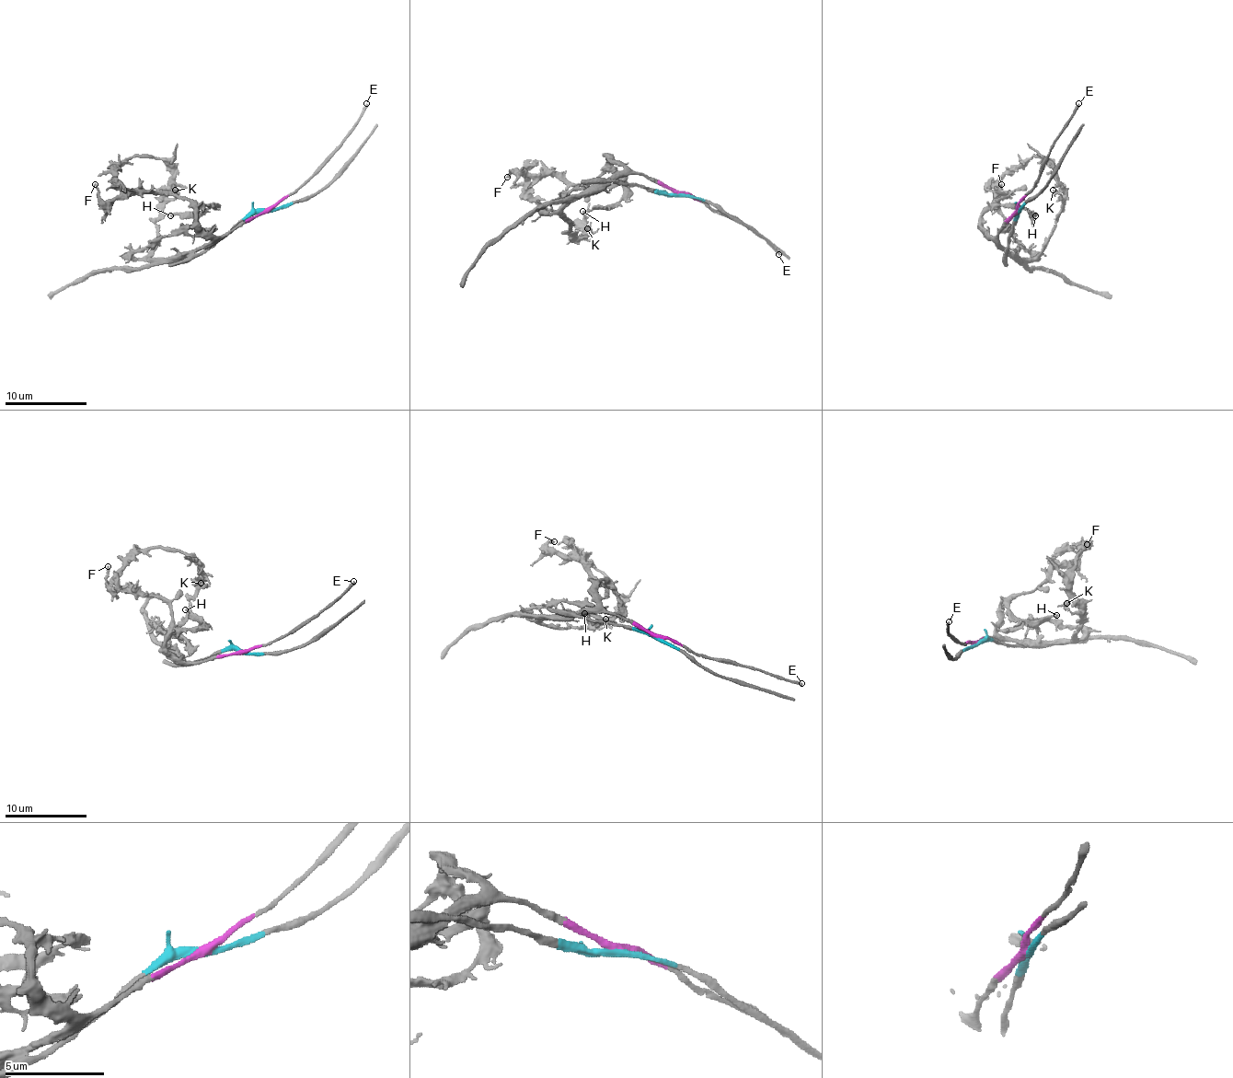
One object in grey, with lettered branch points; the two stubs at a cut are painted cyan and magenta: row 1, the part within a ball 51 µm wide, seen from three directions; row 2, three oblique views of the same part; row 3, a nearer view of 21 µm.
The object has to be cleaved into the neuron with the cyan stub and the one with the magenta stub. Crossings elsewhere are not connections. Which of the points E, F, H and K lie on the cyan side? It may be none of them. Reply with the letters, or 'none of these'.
K

